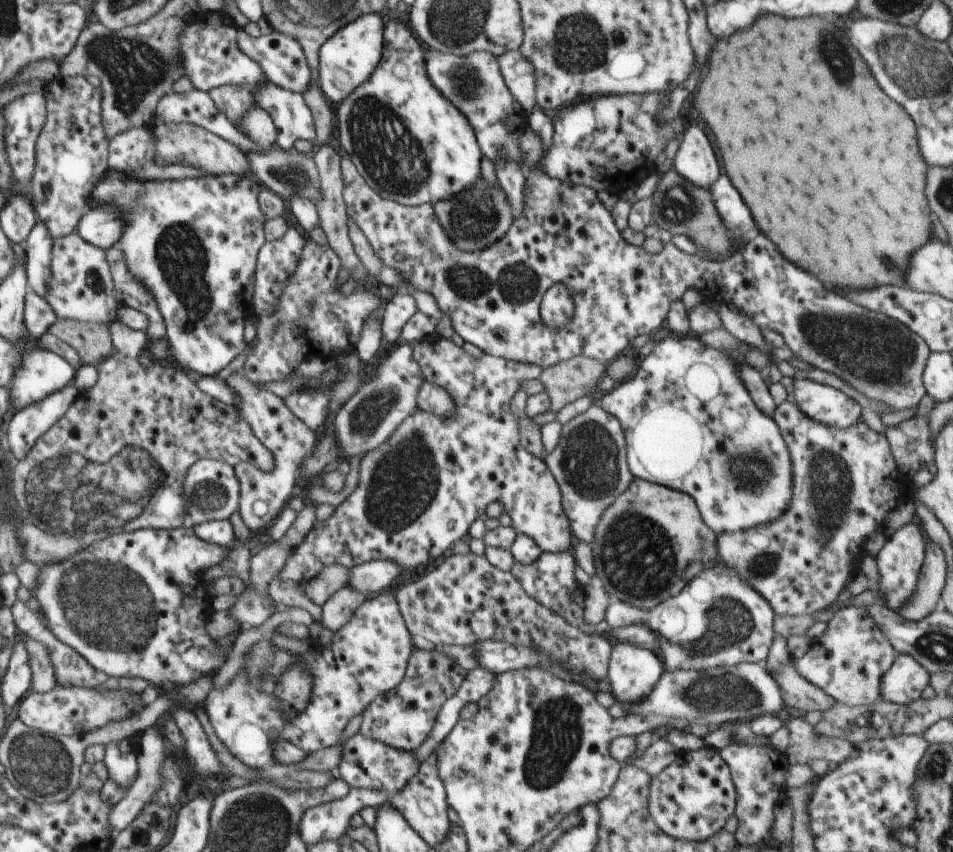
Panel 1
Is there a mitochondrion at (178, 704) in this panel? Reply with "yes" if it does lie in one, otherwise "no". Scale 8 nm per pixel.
no

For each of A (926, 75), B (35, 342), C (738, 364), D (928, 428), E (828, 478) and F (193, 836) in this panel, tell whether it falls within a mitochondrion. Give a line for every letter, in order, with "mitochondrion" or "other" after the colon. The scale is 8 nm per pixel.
A: mitochondrion
B: other
C: other
D: other
E: mitochondrion
F: mitochondrion

